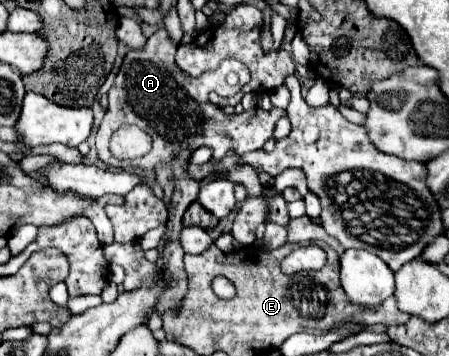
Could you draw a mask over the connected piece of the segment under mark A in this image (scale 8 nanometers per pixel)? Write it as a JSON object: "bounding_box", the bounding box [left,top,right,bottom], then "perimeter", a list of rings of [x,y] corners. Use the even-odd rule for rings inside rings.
{"bounding_box":[97,28,285,170],"perimeter":[[[159,28],[141,50],[129,50],[123,58],[121,70],[111,86],[109,100],[111,106],[97,130],[97,154],[111,168],[141,168],[155,170],[159,164],[175,164],[179,152],[193,152],[201,146],[213,150],[213,160],[221,160],[227,150],[235,150],[237,154],[247,154],[253,150],[261,150],[263,144],[273,136],[273,128],[281,116],[285,116],[283,108],[259,110],[243,114],[225,114],[219,106],[211,104],[207,98],[209,74],[201,78],[191,78],[183,74],[175,64],[175,50],[171,46],[169,34],[165,28]],[[123,124],[133,124],[145,130],[153,138],[153,148],[145,158],[137,160],[113,160],[109,152],[111,134]]]}

